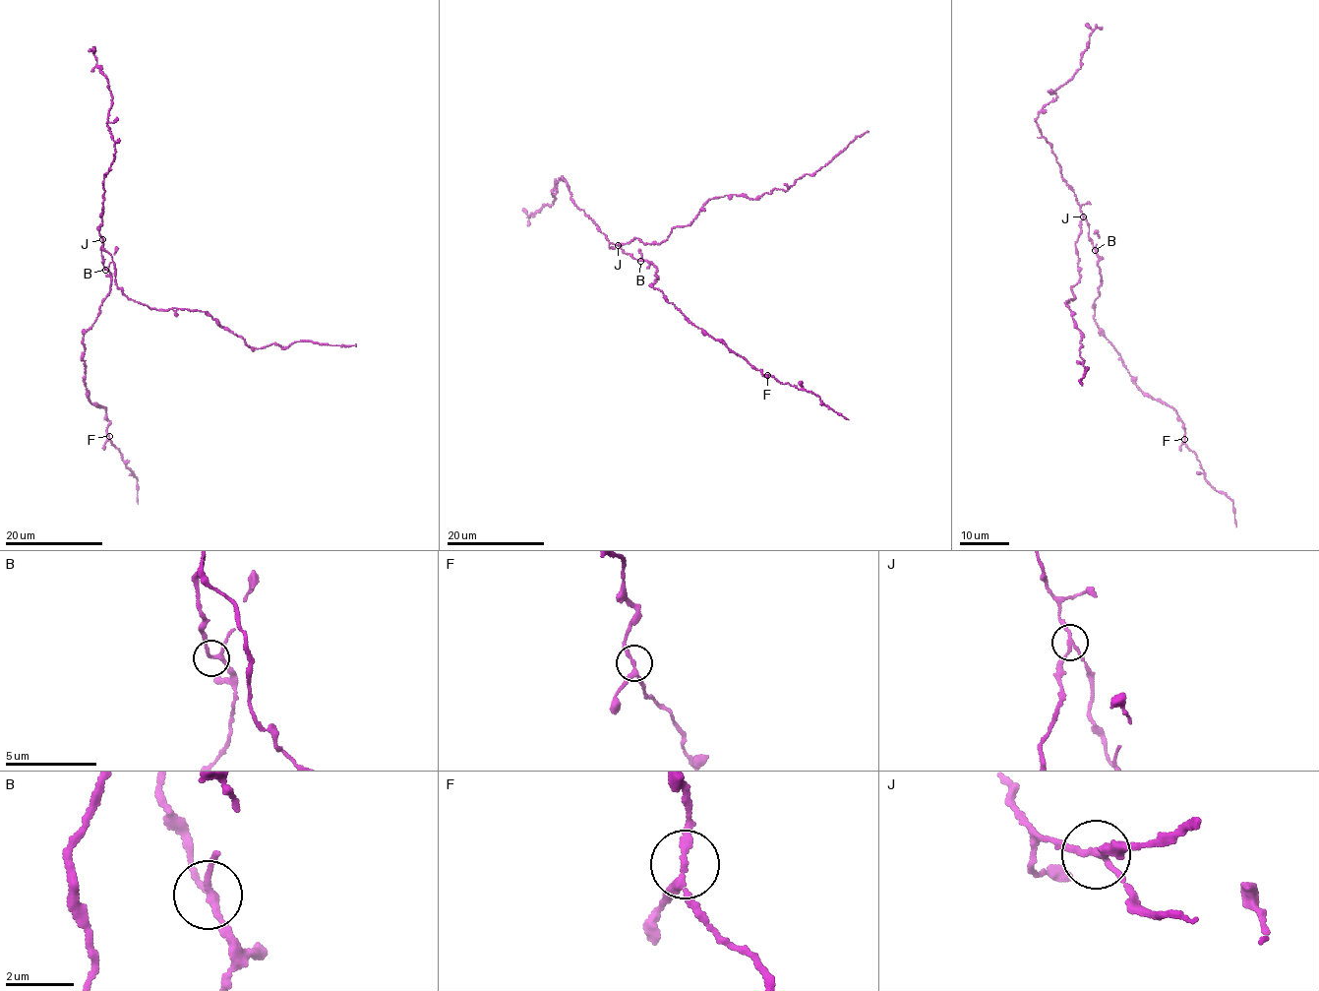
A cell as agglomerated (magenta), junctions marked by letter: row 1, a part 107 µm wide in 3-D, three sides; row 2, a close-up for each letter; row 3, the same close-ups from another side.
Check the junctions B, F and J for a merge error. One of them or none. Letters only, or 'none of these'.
J

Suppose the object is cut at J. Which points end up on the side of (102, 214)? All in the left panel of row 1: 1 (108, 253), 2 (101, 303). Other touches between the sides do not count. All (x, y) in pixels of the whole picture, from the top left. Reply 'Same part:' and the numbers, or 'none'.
Same part: 2

